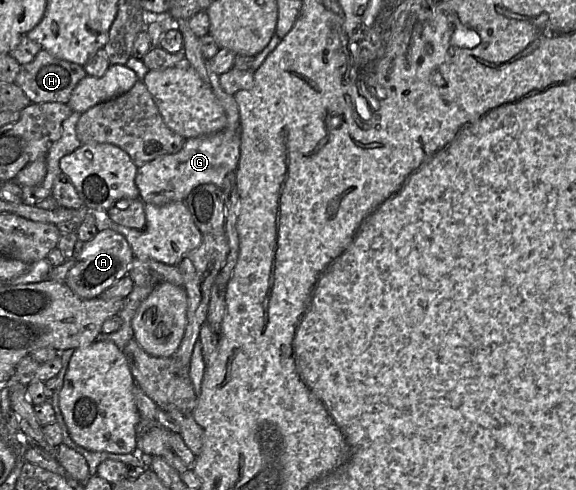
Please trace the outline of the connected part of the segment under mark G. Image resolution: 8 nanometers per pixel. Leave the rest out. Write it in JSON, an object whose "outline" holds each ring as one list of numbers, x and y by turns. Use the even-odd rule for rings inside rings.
{"outline":[[224,128,210,135,187,138,182,149,174,154,159,156,137,169,135,184,144,203,164,205,184,201,193,188,212,183,222,189,225,177,236,172,240,159,239,131]]}

